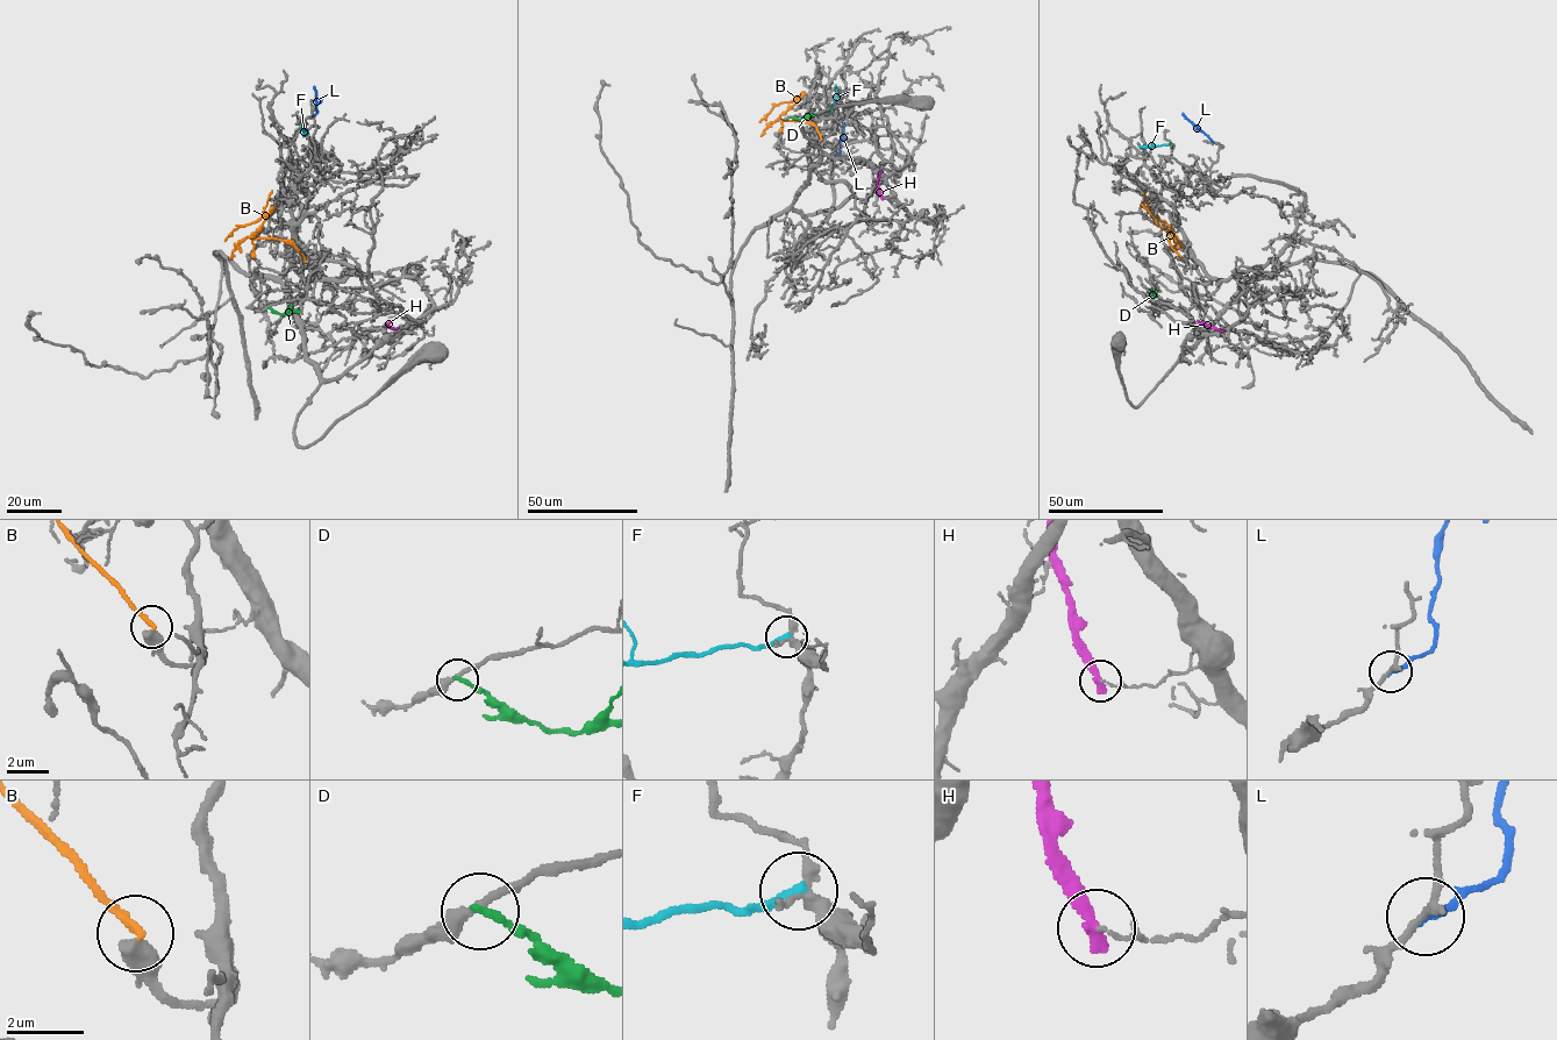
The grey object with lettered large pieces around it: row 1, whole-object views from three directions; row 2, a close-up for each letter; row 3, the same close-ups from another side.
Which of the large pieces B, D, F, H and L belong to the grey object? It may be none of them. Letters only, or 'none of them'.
L

